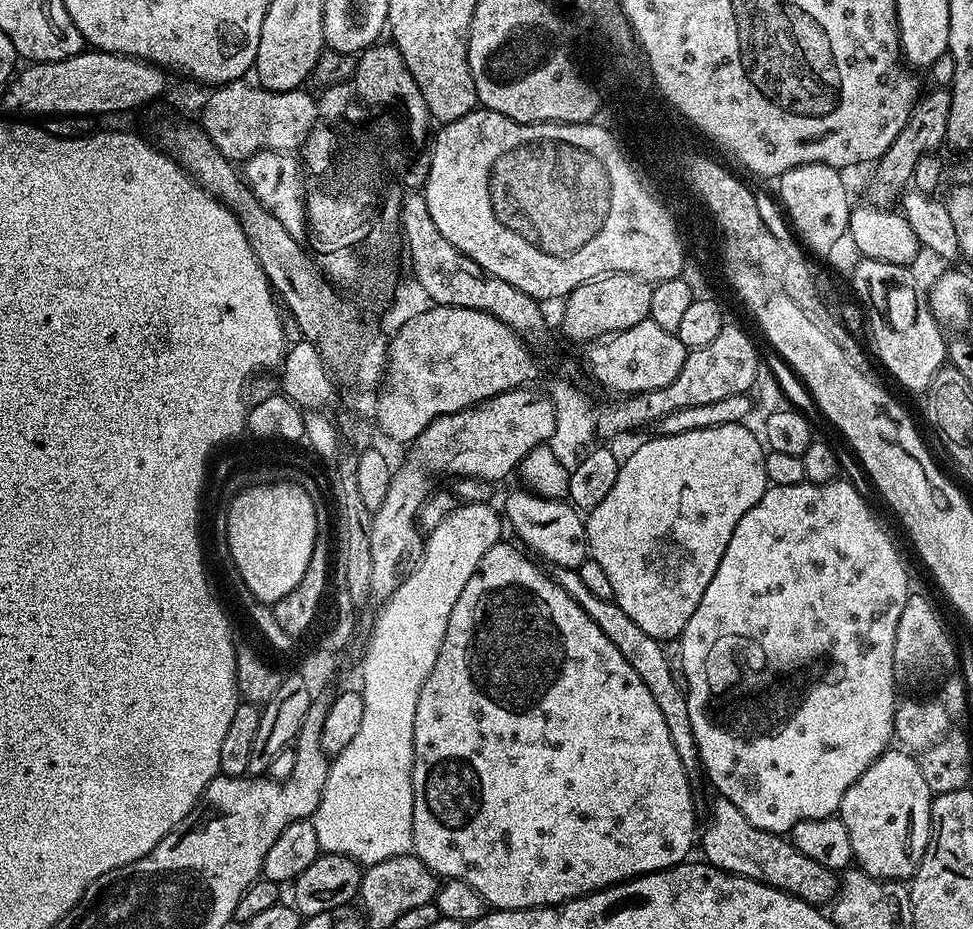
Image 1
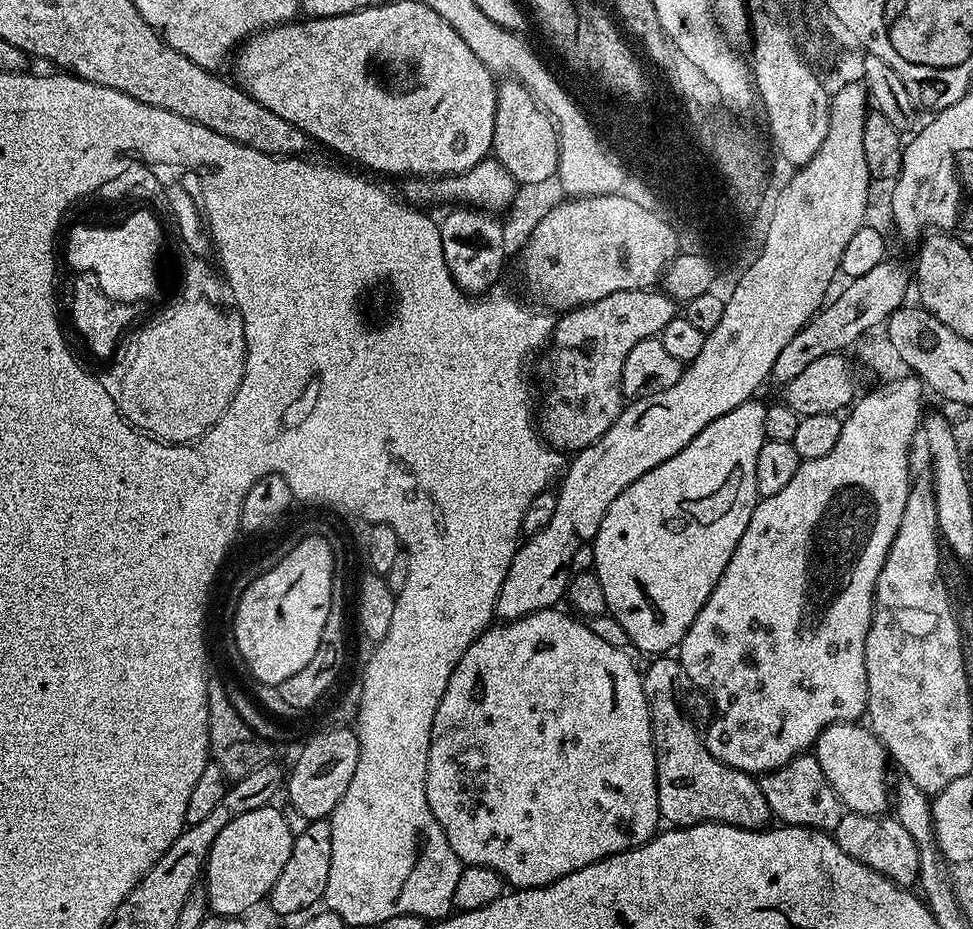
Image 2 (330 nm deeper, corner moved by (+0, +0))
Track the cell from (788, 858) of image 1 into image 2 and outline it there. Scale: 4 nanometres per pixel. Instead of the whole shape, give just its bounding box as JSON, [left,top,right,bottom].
[643,654,772,829]

